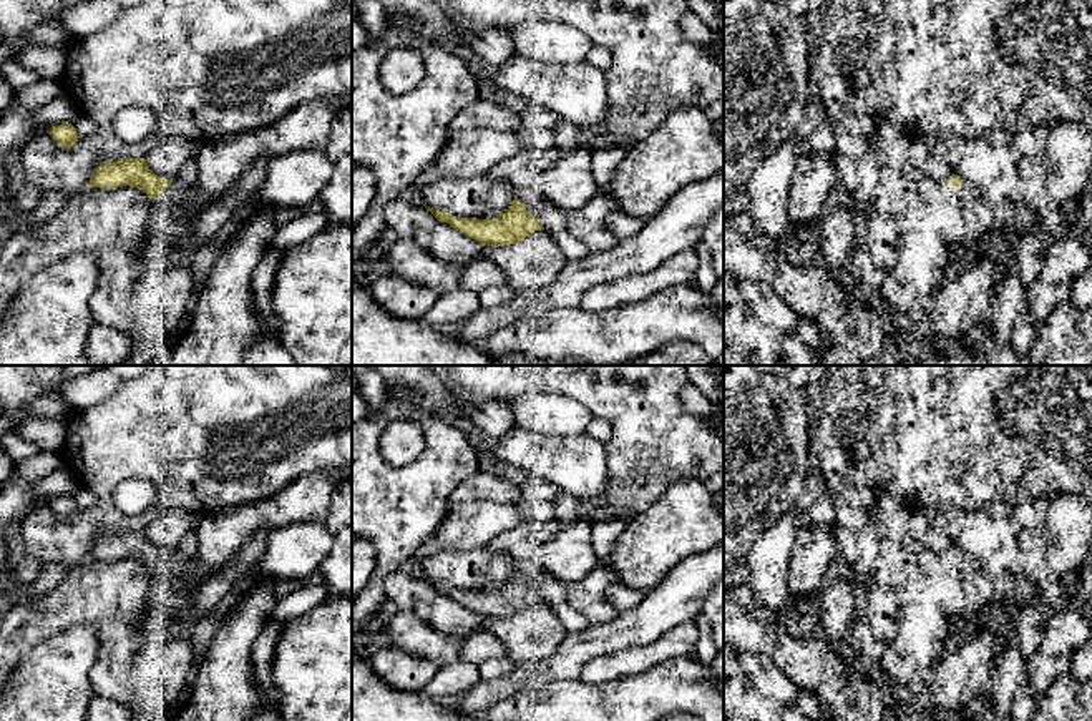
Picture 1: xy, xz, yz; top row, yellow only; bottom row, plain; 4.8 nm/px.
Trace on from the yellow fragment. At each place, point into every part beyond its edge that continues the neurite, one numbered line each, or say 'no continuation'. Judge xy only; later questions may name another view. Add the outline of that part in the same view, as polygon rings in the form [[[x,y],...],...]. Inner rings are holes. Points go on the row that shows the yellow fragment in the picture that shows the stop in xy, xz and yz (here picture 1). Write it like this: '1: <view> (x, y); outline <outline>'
1: xy (178, 196); outline [[[174,179],[158,198],[166,208],[179,211],[188,219],[186,236],[194,229],[197,214],[212,204],[217,196],[202,194],[193,186]]]

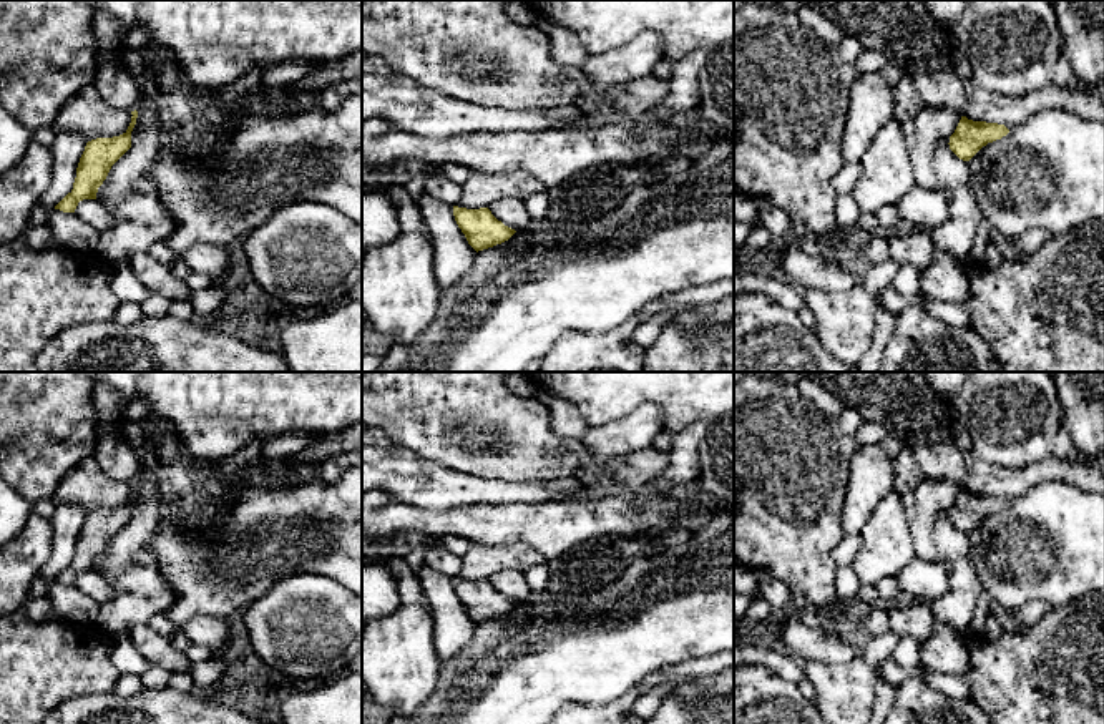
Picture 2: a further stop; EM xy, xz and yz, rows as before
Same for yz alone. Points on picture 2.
no continuation

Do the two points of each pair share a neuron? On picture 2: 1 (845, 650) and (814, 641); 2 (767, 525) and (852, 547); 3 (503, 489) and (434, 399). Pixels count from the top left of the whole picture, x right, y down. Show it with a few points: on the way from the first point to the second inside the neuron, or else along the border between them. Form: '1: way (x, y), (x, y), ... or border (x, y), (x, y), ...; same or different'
1: way (837, 650), (822, 646); same
2: border (845, 533), (834, 548), (837, 567); different
3: border (459, 470), (487, 479), (535, 482); different

